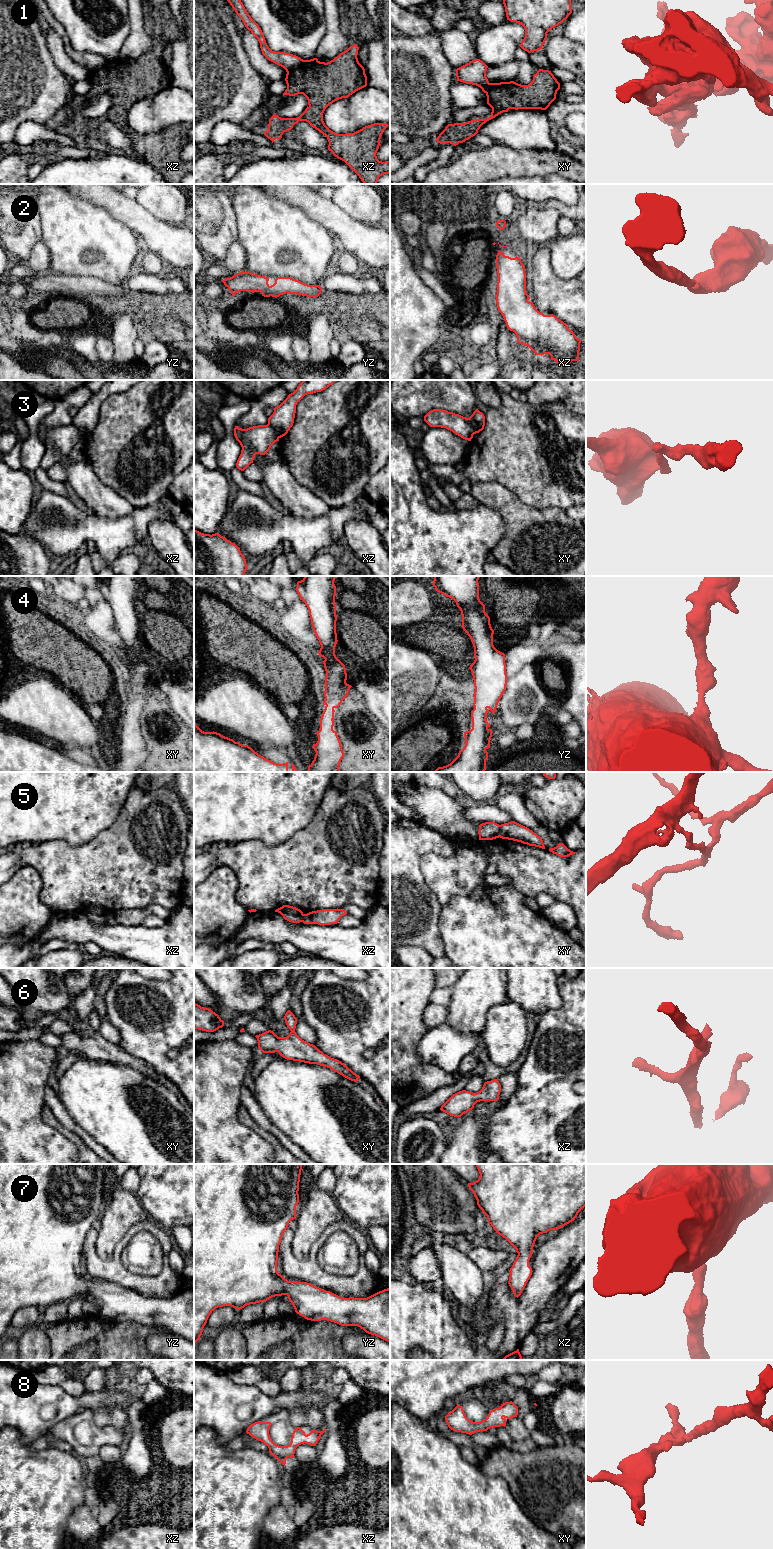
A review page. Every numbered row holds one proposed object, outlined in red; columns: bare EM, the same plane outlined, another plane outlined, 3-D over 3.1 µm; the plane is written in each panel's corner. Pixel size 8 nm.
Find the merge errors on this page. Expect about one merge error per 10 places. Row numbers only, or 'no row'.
1, 3, 5

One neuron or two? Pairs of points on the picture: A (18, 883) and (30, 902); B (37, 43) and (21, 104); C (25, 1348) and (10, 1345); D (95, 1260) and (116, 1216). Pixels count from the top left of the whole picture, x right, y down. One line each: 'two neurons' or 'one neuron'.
A: one neuron
B: one neuron
C: two neurons
D: two neurons

